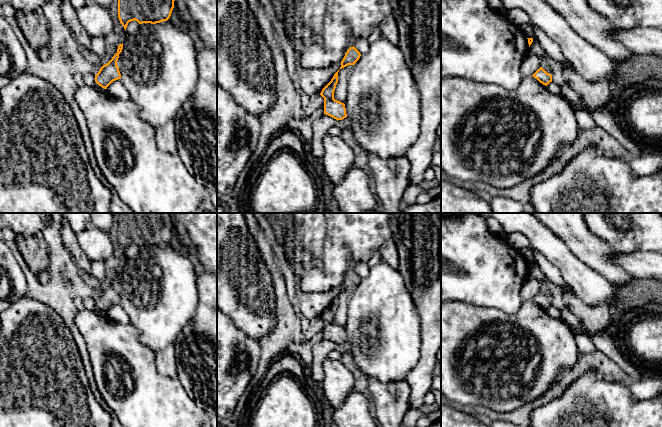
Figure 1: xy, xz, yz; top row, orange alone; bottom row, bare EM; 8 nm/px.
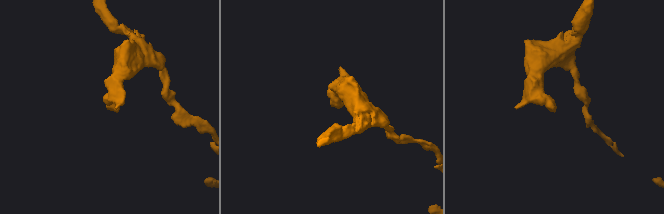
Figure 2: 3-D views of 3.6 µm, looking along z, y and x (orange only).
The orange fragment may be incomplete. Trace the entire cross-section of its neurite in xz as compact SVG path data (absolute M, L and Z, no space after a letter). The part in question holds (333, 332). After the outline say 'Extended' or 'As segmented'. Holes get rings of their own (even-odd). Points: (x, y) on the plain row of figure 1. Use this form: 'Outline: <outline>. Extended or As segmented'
Outline: M338 296L331 305L322 313L320 319L324 322L324 338L338 344L347 341L345 328L334 323L334 315L338 307Z. As segmented

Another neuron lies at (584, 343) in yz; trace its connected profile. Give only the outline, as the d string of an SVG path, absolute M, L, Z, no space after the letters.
M574 333L575 342L579 349L579 353L589 354L596 350L591 338L584 333Z

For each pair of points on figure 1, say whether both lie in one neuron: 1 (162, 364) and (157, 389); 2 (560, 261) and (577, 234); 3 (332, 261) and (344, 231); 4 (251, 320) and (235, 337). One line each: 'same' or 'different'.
1: different
2: different
3: same
4: different

